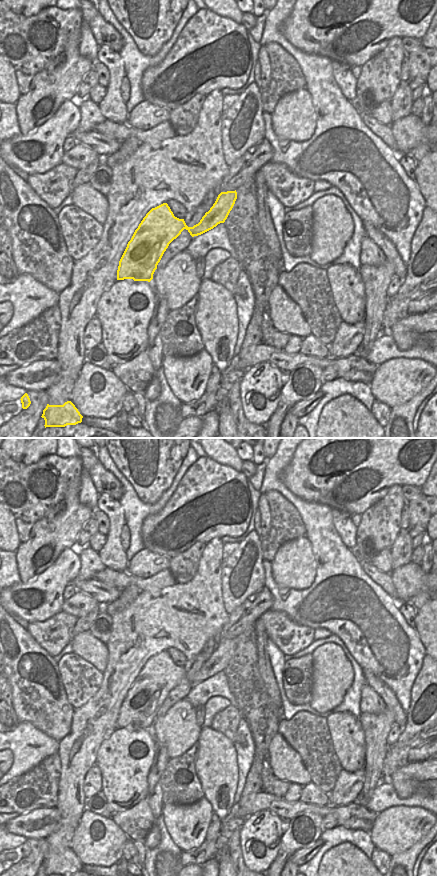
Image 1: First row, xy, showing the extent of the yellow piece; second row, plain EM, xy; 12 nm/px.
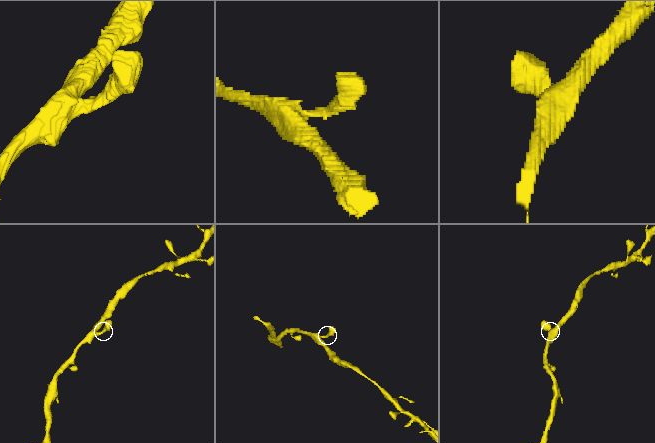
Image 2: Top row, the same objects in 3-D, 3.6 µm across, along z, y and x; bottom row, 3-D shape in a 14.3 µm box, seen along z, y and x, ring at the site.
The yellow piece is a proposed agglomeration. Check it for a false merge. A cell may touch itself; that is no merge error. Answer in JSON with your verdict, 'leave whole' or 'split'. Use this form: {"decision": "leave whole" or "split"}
{"decision": "leave whole"}

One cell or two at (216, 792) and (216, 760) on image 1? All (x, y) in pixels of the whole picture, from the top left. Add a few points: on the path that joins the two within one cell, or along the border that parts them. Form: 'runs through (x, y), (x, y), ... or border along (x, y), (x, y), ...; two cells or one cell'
runs through (216, 784), (216, 768); one cell

